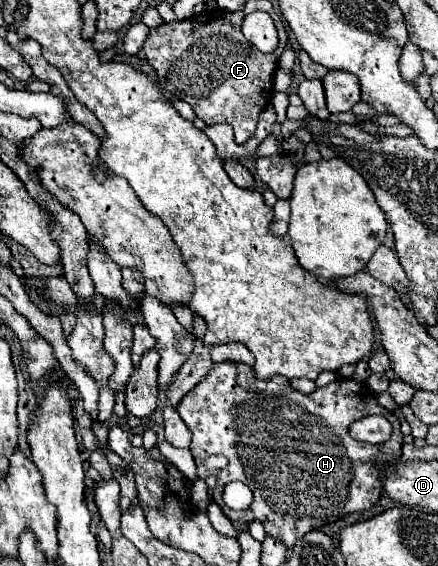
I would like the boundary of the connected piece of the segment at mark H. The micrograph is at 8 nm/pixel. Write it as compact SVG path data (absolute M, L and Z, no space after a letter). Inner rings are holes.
M215 363L209 371L205 381L197 383L191 389L181 405L179 415L193 433L193 441L189 445L193 459L197 463L197 475L201 479L215 475L217 485L213 489L213 501L223 509L223 513L231 521L251 523L261 521L265 533L273 539L279 539L285 547L293 547L297 539L305 533L321 529L327 523L343 519L351 513L361 513L371 509L383 491L379 467L373 467L375 461L381 465L389 465L395 461L395 455L401 457L403 433L399 431L399 419L391 415L387 409L379 407L373 393L367 389L365 383L357 383L355 379L335 379L329 385L315 389L311 395L303 395L289 387L285 377L271 377L269 381L261 381L253 377L253 369L245 363ZM367 415L383 415L389 419L393 427L393 435L383 445L369 445L351 439L347 433L349 425L355 419ZM209 455L225 455L229 465L219 471L209 471L203 463ZM231 481L241 481L251 485L253 489L253 503L245 511L231 511L223 503L223 487Z

